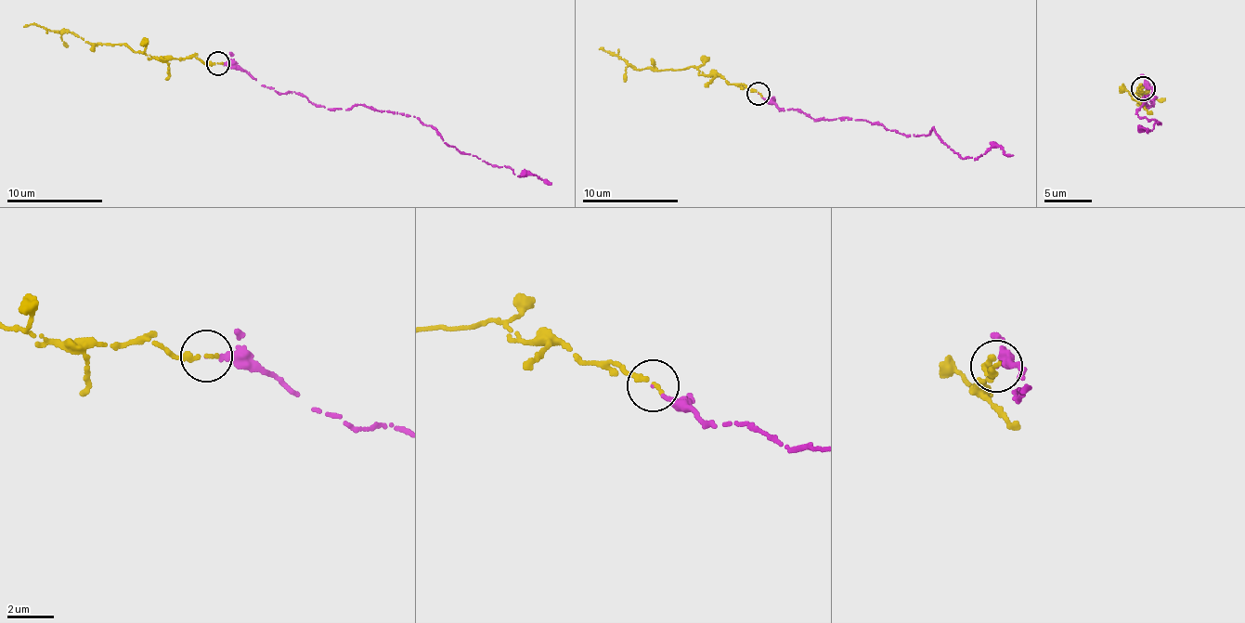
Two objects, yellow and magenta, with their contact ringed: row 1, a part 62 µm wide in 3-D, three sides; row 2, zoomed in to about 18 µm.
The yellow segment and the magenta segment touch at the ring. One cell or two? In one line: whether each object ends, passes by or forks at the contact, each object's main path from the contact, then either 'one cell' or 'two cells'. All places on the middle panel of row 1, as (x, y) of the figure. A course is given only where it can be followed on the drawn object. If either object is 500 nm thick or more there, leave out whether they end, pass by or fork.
yellow ends; magenta ends; course yellow (758, 93), (741, 84), (704, 75), (692, 65), (653, 71), (638, 71), (600, 47); course magenta (758, 93), (812, 119), (874, 123), (905, 136), (933, 127), (964, 159), (997, 146), (1013, 154); one cell

